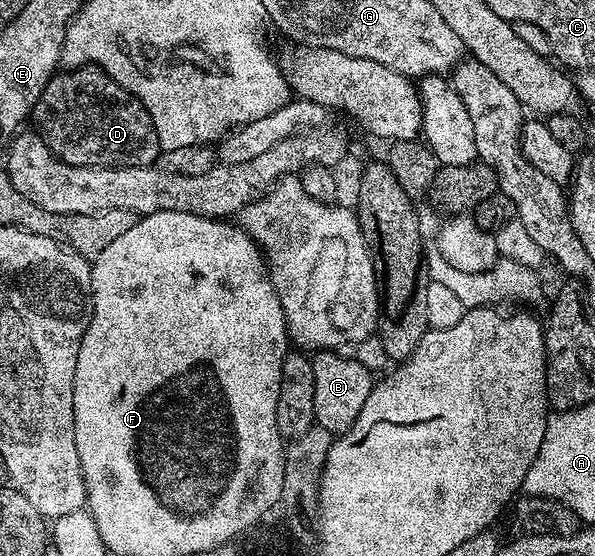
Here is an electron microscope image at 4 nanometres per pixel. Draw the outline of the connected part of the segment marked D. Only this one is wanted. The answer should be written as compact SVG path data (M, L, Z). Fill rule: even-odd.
M97 65L54 74L37 102L36 118L36 133L69 165L153 166L162 153L148 108Z

